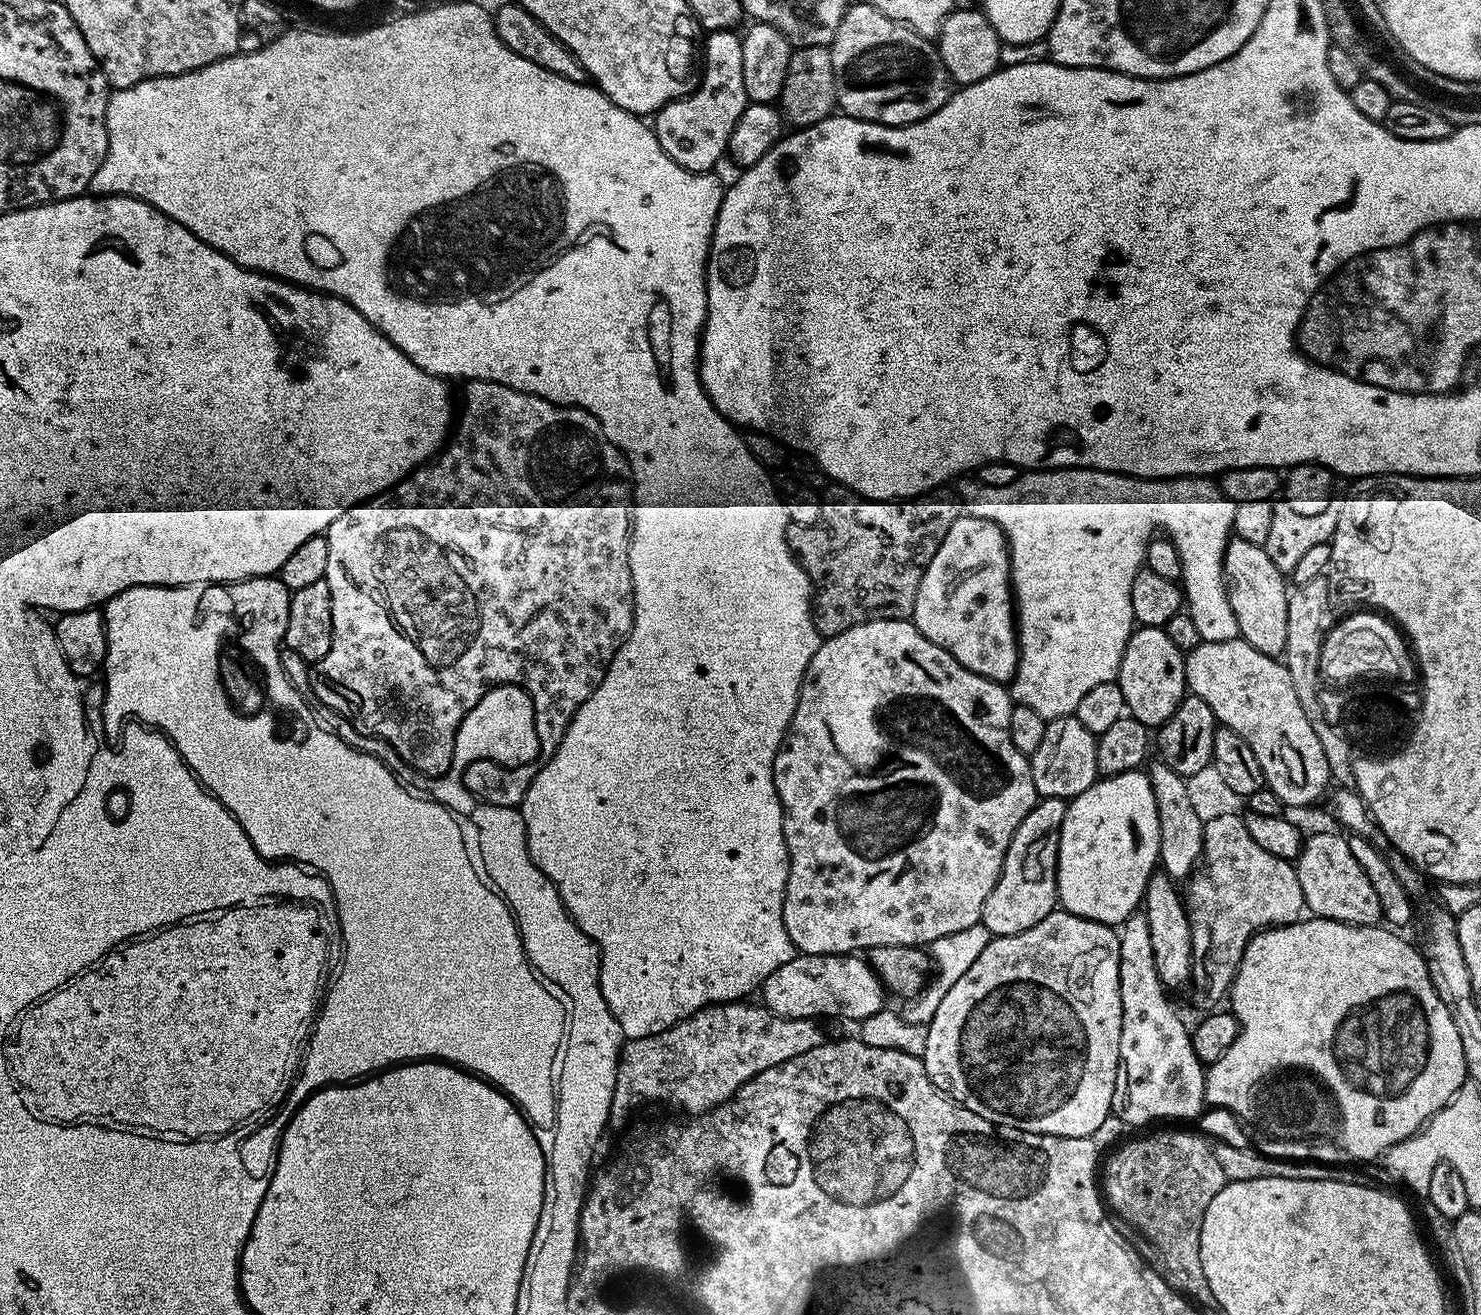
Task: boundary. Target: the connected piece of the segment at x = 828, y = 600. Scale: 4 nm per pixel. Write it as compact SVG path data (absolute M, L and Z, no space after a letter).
M848 494L845 500L825 499L814 526L789 523L786 530L788 548L812 583L812 621L821 637L837 636L842 634L842 630L850 630L850 626L875 620L911 620L922 574L926 574L926 566L930 566L950 526L962 514L961 501L955 495L936 495L866 500L862 496Z

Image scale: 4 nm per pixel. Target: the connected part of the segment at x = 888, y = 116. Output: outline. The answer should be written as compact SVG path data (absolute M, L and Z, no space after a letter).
M863 2L849 3L846 14L842 14L842 26L838 26L838 34L834 34L832 39L830 51L836 102L839 111L845 116L873 120L875 124L913 124L938 111L954 91L954 81L933 41L914 34L914 30L886 18L882 10L874 10L874 6L866 6Z

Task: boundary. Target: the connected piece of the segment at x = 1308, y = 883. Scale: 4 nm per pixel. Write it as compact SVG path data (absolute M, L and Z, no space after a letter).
M1316 832L1305 839L1300 846L1300 854L1294 861L1298 874L1298 886L1302 886L1304 907L1312 916L1327 920L1337 920L1347 924L1381 923L1378 894L1366 878L1366 870L1358 866L1358 858L1350 854L1347 839L1336 832Z

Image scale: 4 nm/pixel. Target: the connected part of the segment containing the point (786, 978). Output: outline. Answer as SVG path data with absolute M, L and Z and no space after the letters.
M797 954L786 966L778 966L762 985L763 1007L782 1018L810 1020L820 1016L841 1016L861 1022L885 1007L886 989L867 959L856 954L805 956Z

